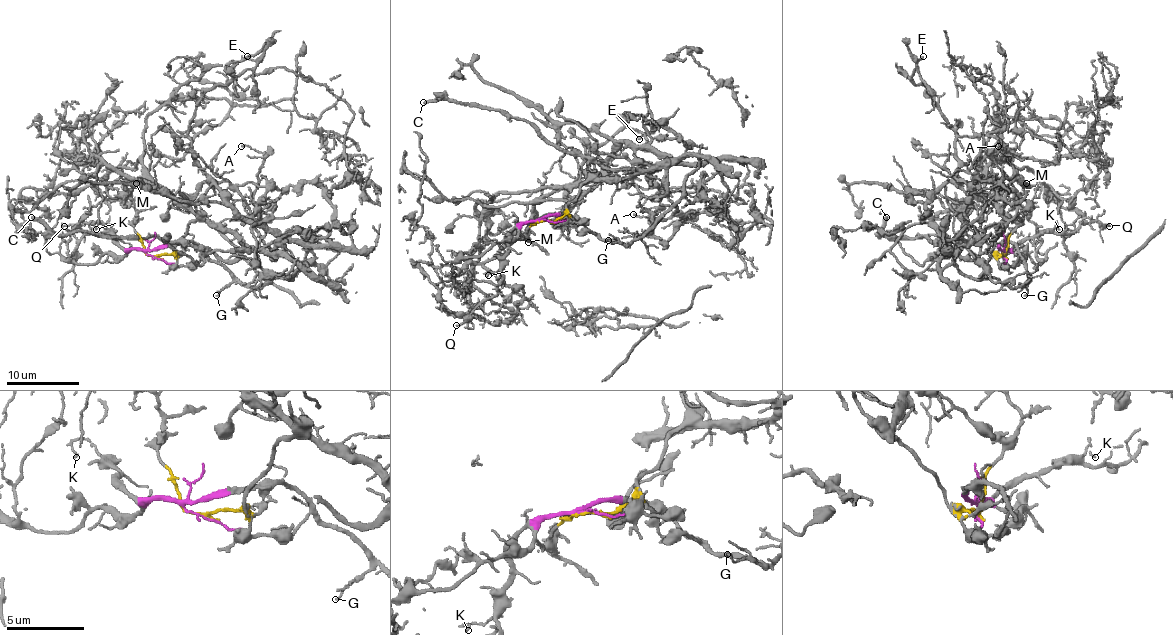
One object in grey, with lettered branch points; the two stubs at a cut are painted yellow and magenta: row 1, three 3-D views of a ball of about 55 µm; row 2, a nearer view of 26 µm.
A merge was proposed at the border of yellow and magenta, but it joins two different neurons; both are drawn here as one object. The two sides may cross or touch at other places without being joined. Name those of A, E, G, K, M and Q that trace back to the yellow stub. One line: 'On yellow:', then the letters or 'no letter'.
On yellow: E, M

